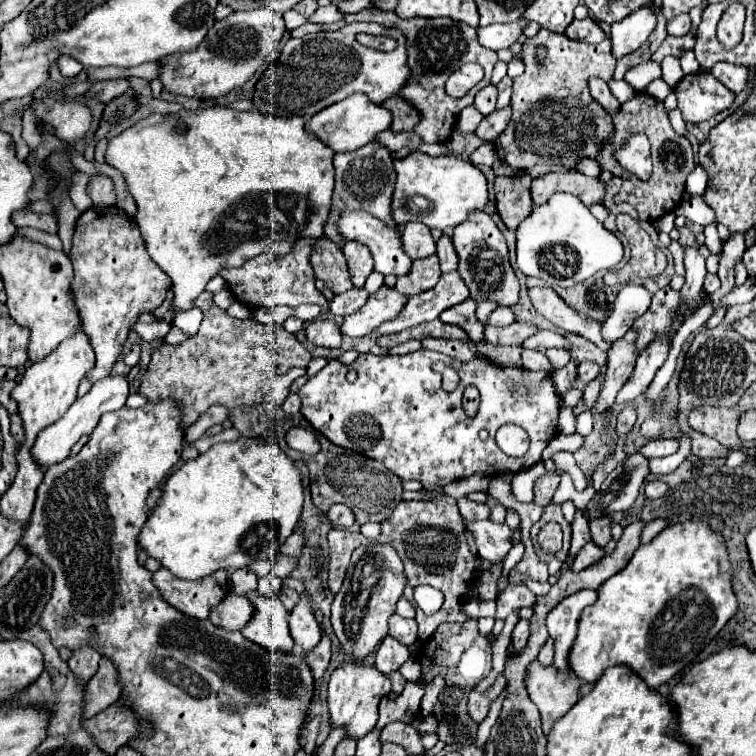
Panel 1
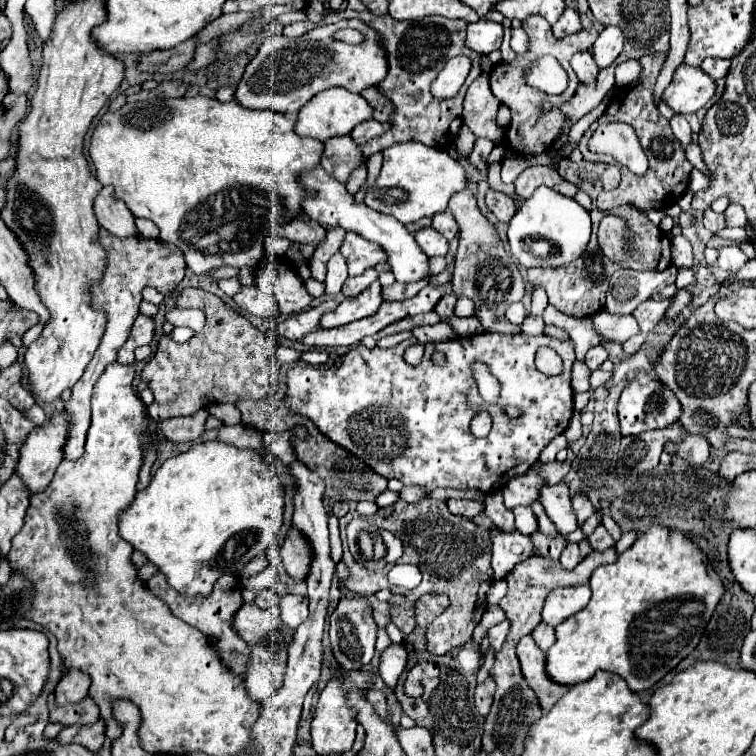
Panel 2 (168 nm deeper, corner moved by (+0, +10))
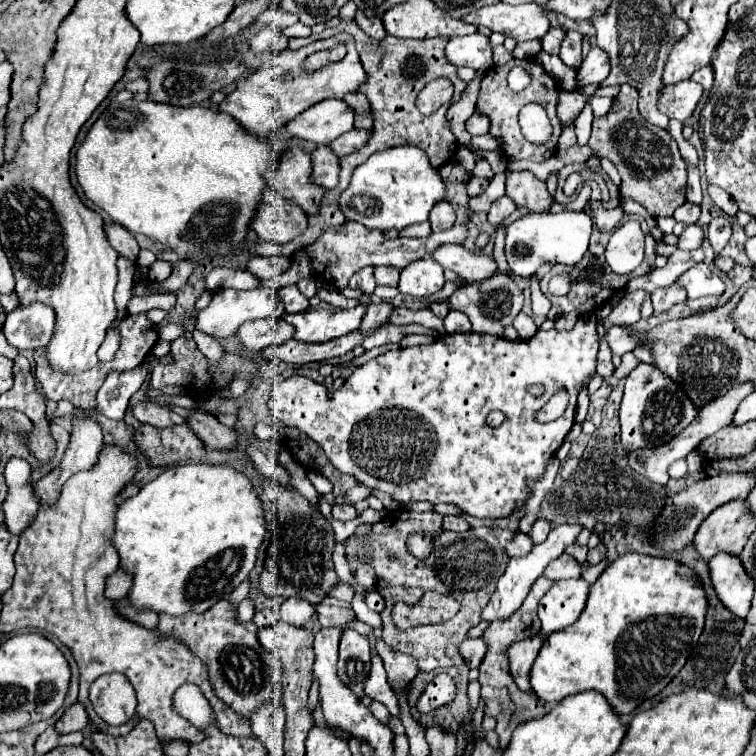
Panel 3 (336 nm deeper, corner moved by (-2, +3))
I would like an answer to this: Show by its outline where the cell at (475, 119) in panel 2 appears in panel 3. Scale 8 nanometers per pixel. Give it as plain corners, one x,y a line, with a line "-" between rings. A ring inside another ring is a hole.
474,112
474,114
466,120
466,130
470,132
470,136
488,134
488,130
490,130
490,120
488,120
488,116
482,114
482,112

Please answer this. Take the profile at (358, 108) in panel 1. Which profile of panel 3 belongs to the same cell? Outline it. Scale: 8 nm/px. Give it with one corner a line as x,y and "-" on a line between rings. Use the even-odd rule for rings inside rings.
324,100
324,104
314,104
312,108
308,108
308,112
302,112
300,116
296,116
296,120
290,120
290,124
284,128
298,140
314,142
316,146
332,144
338,136
354,128
354,116
356,112
344,100

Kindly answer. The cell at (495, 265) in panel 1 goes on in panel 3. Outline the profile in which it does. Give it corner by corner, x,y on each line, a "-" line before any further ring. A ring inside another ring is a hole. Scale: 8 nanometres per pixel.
494,272
492,276
480,280
480,282
466,282
462,284
450,298
450,308
460,310
468,314
472,322
472,330
480,334
494,334
494,336
504,336
506,326
512,324
512,320
520,314
522,304
524,304
524,294
514,282
512,276
504,272

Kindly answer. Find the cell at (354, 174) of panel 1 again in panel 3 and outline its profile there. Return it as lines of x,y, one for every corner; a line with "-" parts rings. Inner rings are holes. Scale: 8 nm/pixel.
318,146
312,152
314,180
316,184
324,184
324,188
334,188
340,176
340,158
334,154
330,146

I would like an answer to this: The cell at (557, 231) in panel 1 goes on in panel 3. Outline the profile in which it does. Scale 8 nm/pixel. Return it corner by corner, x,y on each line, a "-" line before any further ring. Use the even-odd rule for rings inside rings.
562,210
562,212
530,212
526,216
520,216
516,222
512,222
506,230
506,260
510,270
516,276
532,276
542,264
546,262
558,262
558,264
578,264
580,258
588,250
588,240
592,232
592,220
586,212
576,212
576,210

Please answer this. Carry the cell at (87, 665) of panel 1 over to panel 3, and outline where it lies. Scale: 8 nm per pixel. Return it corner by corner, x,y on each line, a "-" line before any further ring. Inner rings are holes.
76,702
70,708
66,708
62,718
56,722
56,728
60,734
68,734
68,732
82,730
86,724
88,724
88,714
84,710
84,704

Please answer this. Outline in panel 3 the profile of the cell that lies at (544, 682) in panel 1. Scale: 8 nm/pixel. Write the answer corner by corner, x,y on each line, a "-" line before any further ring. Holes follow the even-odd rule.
534,636
528,640
520,640
516,644
512,644
508,648
508,658
510,658
510,672
518,684
520,690
532,694
532,686
530,686
530,670
532,664
538,656
542,648
542,638

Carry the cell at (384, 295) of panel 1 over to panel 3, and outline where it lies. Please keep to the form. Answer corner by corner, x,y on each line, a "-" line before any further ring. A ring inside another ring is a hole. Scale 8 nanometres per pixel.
362,302
350,310
326,310
326,308
310,308
300,314
286,316
286,322
296,326
296,340
300,342
328,342
332,338
344,336
356,330
362,324
368,304

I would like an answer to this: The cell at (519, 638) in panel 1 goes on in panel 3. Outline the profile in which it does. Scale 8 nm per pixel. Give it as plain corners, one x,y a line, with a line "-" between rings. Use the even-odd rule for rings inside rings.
468,638
460,644
460,654
468,660
470,668
476,668
484,658
486,648
488,648
488,644
484,638

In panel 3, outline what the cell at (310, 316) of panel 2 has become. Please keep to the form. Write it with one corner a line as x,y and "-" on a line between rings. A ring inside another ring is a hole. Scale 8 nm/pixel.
265,318
242,324
238,338
246,350
262,350
266,346
278,346
294,338
294,326
283,319

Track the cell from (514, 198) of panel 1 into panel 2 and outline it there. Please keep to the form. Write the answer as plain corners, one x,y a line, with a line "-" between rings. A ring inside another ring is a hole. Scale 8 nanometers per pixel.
488,191
486,193
486,205
496,215
498,221
506,221
506,223
512,219
512,215
516,211
514,201
508,195
496,193
496,191

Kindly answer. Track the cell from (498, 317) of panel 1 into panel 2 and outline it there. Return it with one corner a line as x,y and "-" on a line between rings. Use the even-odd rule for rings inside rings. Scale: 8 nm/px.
514,303
514,305
510,305
508,311
506,311
506,317
510,319
510,323
520,325
520,323
524,321
524,317
526,317
526,309
524,309
524,305
522,305
522,303

